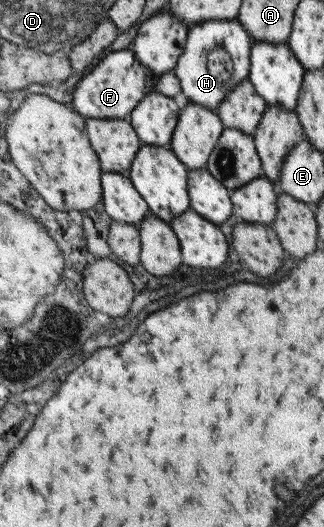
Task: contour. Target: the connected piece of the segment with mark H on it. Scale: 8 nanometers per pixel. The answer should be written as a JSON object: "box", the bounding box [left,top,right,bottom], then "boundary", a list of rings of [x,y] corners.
{"box":[172,19,253,110],"boundary":[[[237,19],[211,20],[188,27],[183,54],[172,70],[186,98],[209,110],[217,110],[223,98],[249,76],[253,39]]]}

